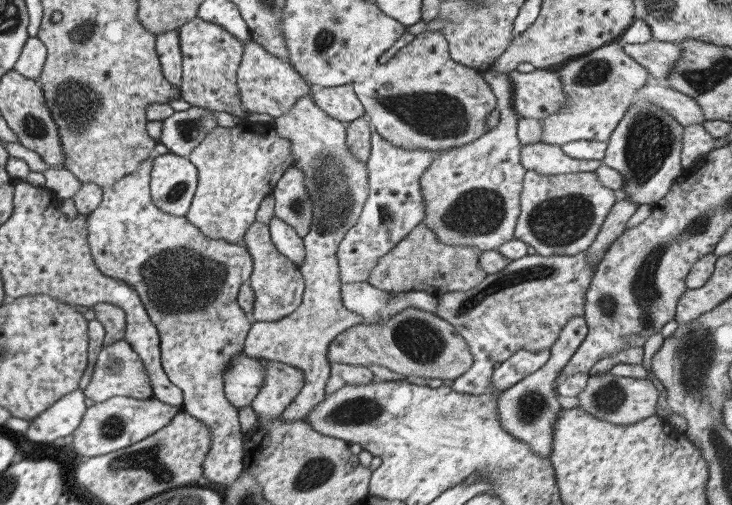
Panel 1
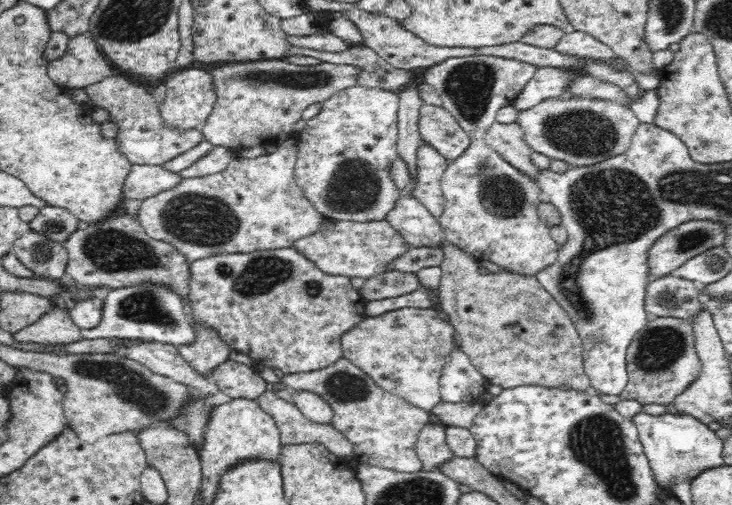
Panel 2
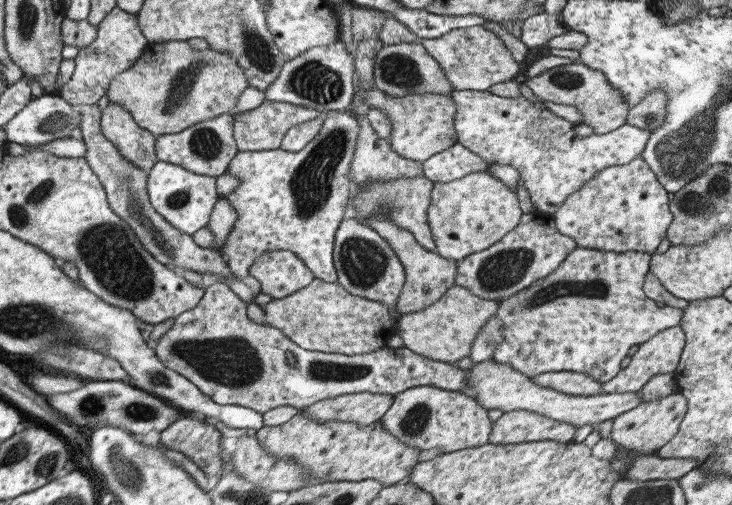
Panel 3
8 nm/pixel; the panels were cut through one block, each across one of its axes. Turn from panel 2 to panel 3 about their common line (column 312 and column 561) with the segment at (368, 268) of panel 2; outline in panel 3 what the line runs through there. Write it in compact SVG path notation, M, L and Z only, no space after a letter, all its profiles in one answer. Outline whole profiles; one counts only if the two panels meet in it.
M522 214L516 226L496 243L455 262L454 284L483 300L497 302L527 288L535 280L549 276L576 246L572 238L556 229L552 215Z

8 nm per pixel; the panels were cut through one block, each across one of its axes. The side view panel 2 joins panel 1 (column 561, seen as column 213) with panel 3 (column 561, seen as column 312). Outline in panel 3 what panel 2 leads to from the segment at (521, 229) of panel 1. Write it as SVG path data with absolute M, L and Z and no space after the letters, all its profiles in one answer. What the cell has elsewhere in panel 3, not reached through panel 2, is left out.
M641 156L627 164L597 171L551 215L556 229L572 238L581 248L611 252L641 251L648 255L653 254L664 239L666 228L672 221L667 191L657 182L654 172Z

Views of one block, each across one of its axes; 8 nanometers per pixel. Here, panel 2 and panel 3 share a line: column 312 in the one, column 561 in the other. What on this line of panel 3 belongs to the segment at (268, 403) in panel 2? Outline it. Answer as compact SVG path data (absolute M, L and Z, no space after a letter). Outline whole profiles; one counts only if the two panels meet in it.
M515 410L505 411L492 427L487 439L489 444L517 444L537 441L569 443L576 427L551 420L537 413Z

